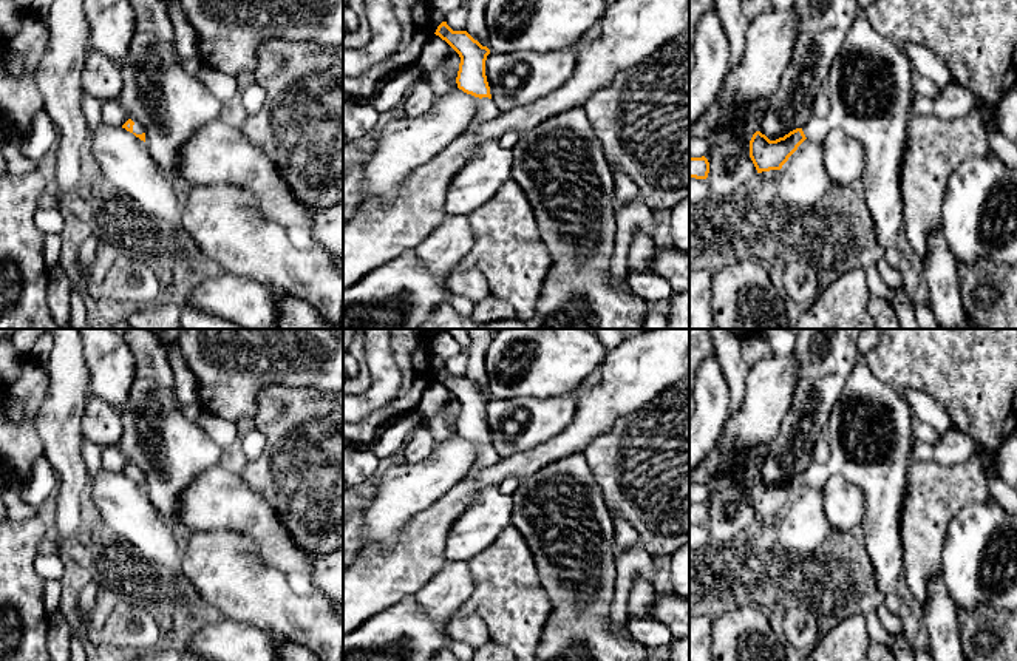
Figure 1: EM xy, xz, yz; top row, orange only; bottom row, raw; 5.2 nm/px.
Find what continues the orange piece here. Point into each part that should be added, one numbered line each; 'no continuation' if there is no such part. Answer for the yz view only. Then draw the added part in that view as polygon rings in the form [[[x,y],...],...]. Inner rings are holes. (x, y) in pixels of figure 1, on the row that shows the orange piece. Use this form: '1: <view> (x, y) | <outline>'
1: yz (870, 90) | [[[859,12],[825,82],[828,114],[802,128],[816,142],[830,130],[842,130],[862,145],[866,165],[859,190],[881,249],[895,246],[903,230],[900,176],[917,96],[912,74],[898,42],[881,36],[867,14]]]

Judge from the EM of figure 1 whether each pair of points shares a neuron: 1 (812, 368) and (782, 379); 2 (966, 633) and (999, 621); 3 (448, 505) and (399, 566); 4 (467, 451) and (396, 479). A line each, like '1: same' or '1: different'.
1: different
2: same
3: same
4: same

